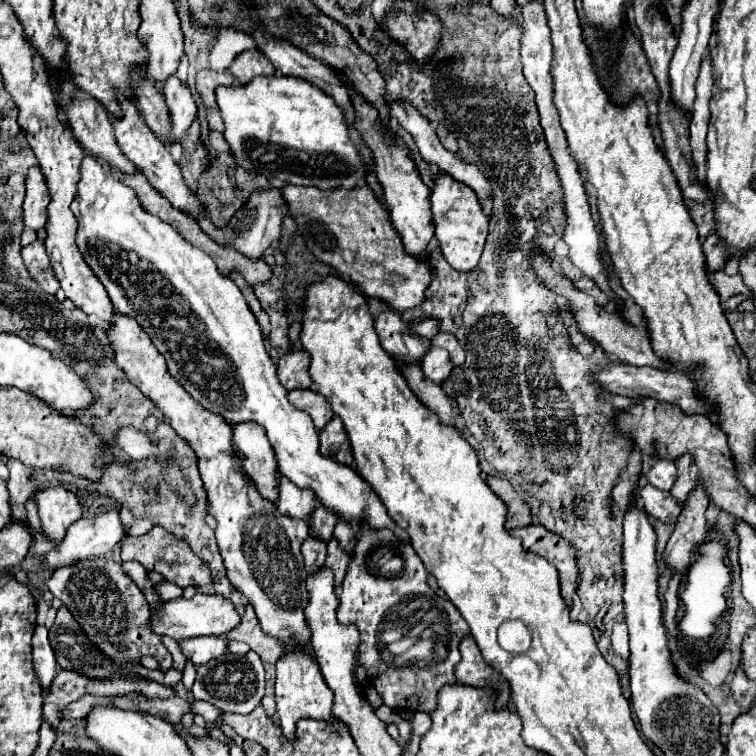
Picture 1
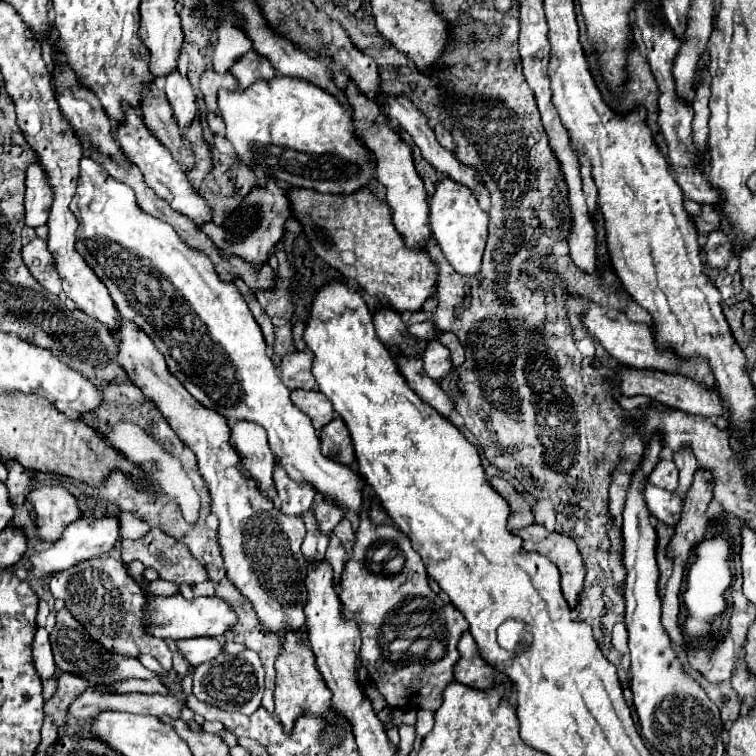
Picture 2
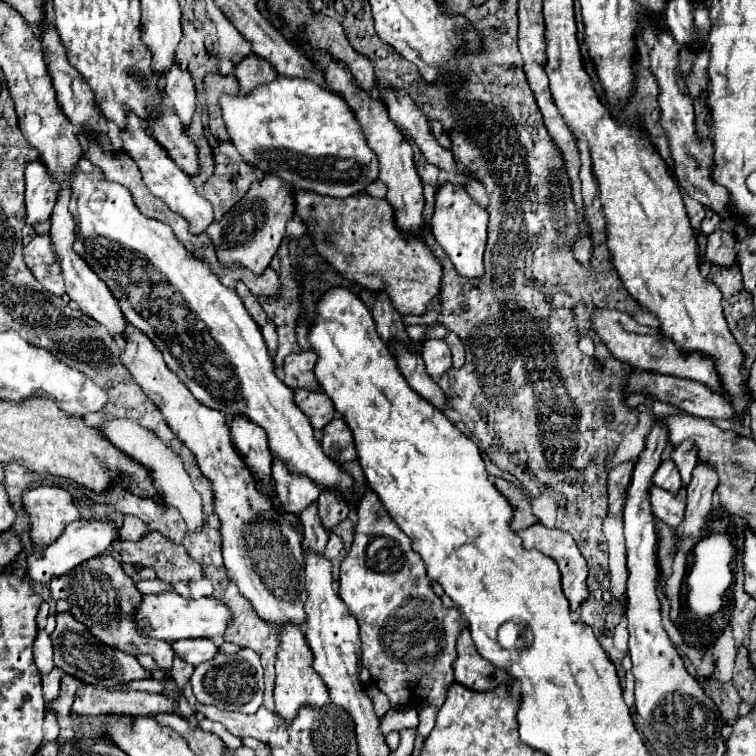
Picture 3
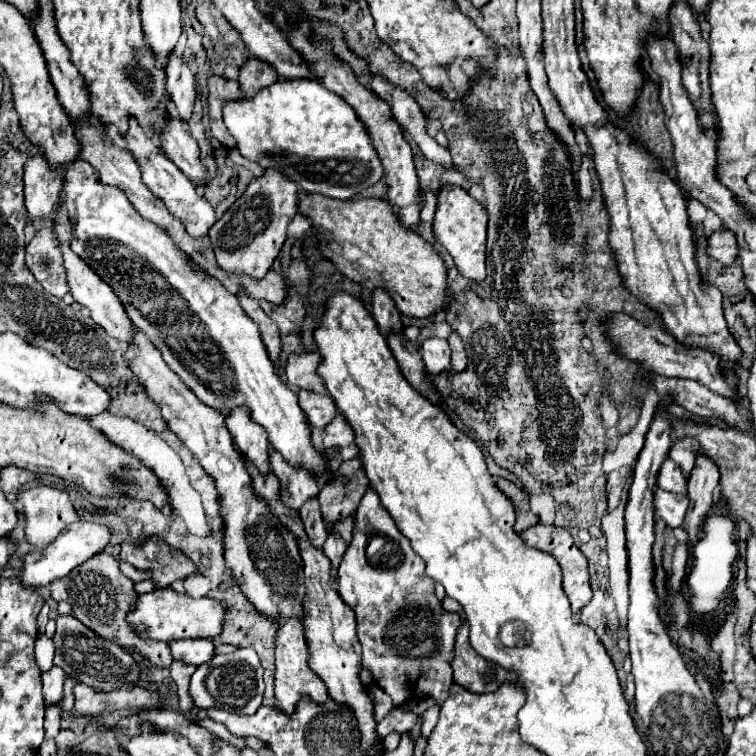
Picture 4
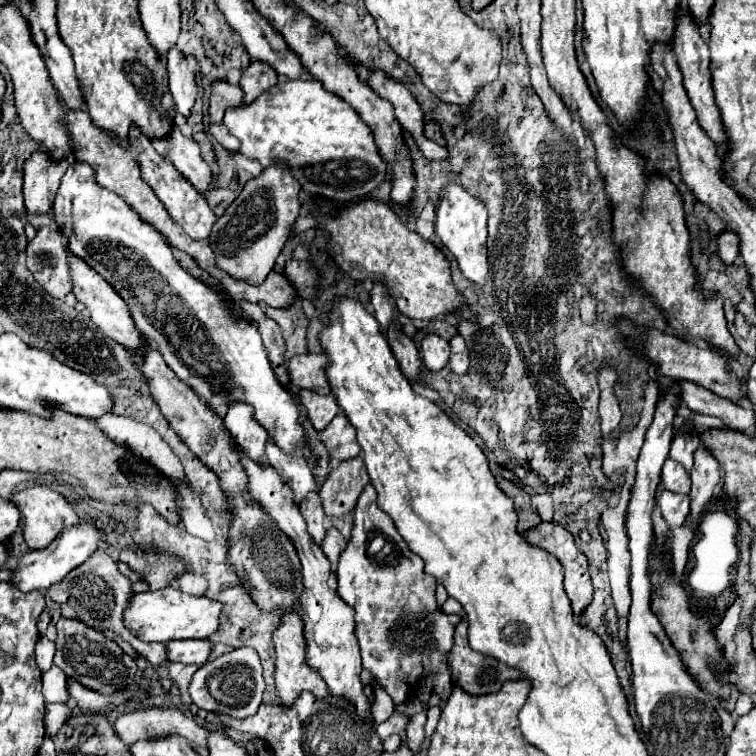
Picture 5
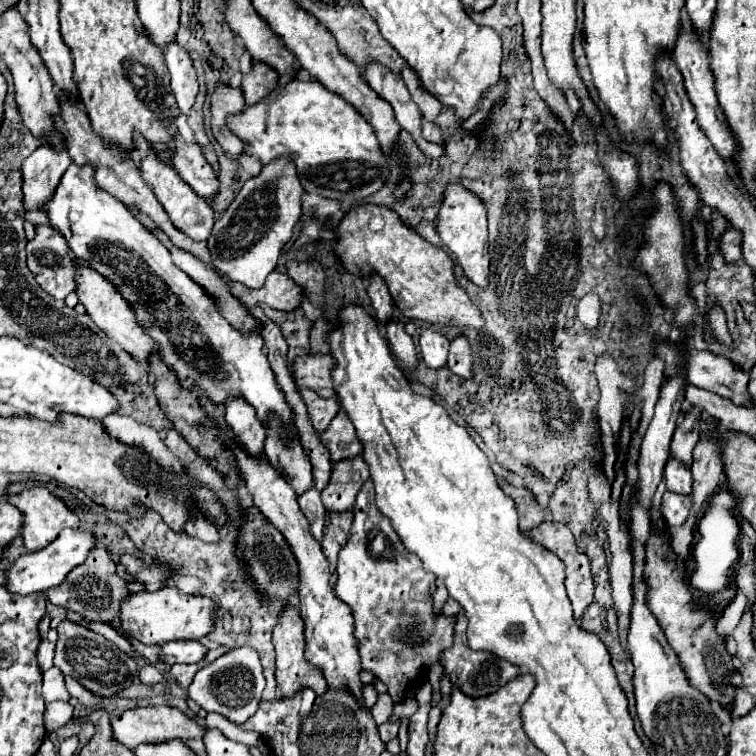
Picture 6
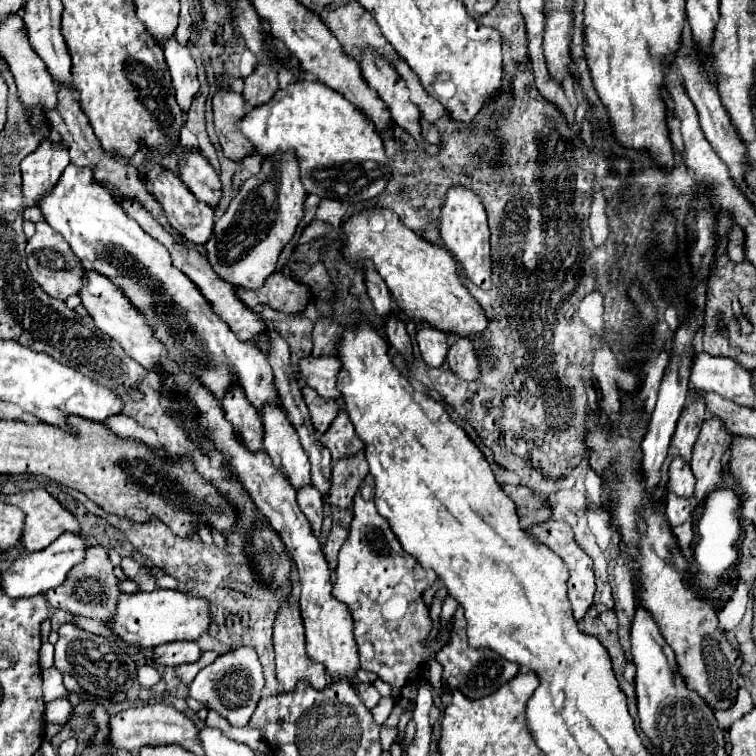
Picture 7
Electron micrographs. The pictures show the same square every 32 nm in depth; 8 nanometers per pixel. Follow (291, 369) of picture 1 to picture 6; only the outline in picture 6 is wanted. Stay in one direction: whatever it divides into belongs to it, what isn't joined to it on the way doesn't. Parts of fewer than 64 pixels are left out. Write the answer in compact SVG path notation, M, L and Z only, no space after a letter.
M304 354L304 356L296 356L290 368L296 386L310 388L318 396L330 398L334 396L334 386L330 378L332 366L334 360L328 354Z

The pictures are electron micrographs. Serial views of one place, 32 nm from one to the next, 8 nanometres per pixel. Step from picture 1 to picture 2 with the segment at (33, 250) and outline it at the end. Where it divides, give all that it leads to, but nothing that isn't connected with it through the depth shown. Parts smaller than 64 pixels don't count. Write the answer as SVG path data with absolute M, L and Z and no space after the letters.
M34 238L28 246L22 248L22 258L24 264L28 266L30 274L50 292L50 294L58 294L62 290L62 282L60 276L54 268L52 256L46 248L46 240L42 238Z

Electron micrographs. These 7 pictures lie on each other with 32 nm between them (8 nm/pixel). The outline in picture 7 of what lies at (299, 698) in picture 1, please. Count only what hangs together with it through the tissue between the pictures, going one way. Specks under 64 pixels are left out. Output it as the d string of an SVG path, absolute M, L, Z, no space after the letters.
M284 602L278 610L276 624L274 624L274 650L276 650L276 678L282 684L284 692L292 692L292 688L296 688L300 680L308 680L308 684L312 684L312 688L316 690L324 690L330 684L328 674L324 672L324 666L308 660L306 656L304 624L302 624L300 608L296 602Z

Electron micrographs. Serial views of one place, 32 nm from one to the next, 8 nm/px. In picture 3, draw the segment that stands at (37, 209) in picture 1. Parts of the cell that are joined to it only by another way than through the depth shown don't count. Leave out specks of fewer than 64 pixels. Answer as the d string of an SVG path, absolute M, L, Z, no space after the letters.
M40 160L26 166L26 224L46 222L56 202L56 184Z

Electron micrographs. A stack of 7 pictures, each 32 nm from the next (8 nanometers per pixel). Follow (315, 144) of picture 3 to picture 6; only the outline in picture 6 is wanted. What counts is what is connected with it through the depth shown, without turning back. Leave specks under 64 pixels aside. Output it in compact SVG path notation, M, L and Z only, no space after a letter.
M290 80L286 86L276 86L266 100L246 106L242 112L228 116L228 128L244 142L244 154L260 158L266 166L278 156L286 156L294 162L298 178L306 192L320 194L330 200L338 200L348 206L360 204L366 196L378 192L390 176L388 158L380 152L380 144L372 132L372 126L348 104L342 96L326 90L318 80Z

